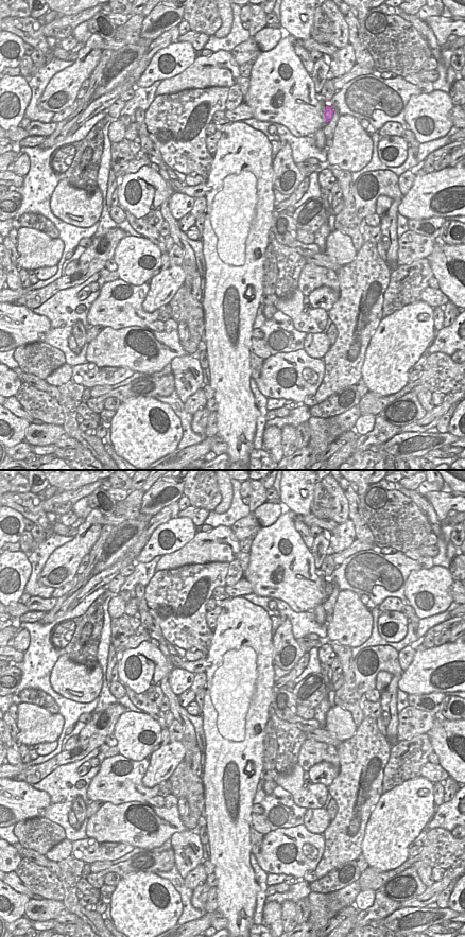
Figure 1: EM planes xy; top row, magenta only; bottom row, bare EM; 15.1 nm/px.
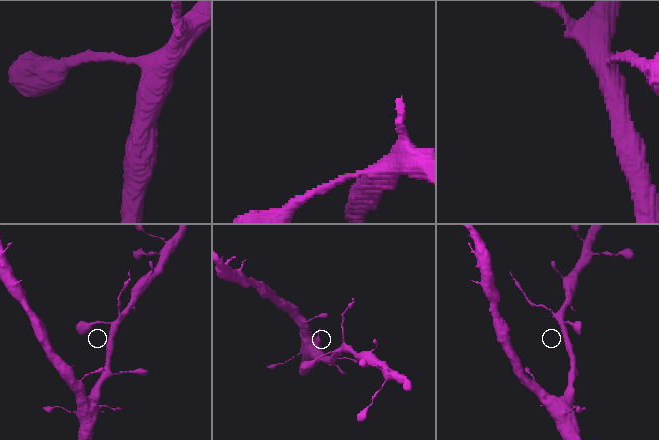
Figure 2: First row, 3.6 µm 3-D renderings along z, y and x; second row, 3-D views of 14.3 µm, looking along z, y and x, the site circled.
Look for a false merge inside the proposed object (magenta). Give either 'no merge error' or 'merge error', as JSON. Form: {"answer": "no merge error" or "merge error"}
{"answer": "merge error"}

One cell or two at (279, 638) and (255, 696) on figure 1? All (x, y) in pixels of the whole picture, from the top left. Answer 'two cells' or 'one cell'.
two cells

